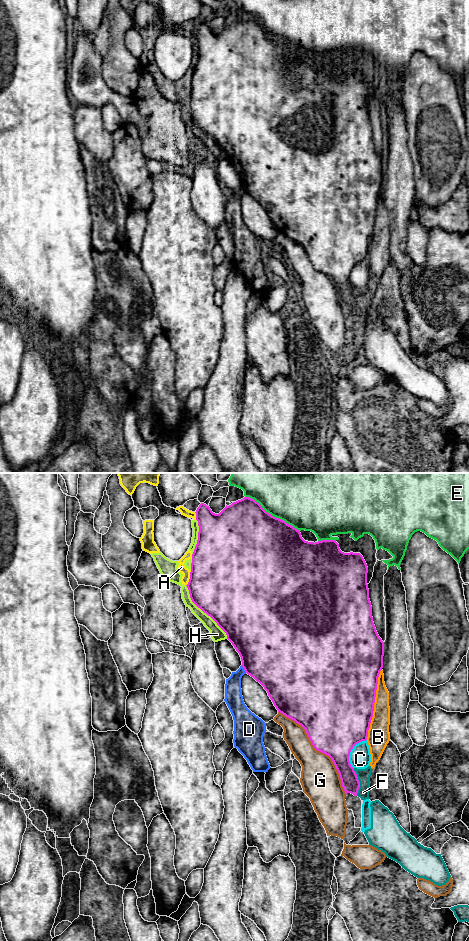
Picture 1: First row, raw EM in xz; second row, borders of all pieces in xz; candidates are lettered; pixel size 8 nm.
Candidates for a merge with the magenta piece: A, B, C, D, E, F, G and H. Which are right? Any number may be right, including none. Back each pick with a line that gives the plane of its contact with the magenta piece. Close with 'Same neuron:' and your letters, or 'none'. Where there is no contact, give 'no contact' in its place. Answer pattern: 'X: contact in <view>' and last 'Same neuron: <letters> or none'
Same neuron: none

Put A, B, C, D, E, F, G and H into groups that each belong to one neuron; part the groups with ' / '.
A H / B / C F / D / E / G

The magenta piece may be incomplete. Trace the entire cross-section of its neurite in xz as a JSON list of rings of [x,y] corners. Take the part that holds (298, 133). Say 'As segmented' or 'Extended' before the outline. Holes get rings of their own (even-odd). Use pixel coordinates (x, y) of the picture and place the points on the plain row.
As segmented. [[[244,17],[229,26],[226,25],[219,34],[213,33],[209,26],[201,23],[195,33],[199,52],[197,64],[192,74],[190,99],[186,105],[192,122],[210,136],[226,153],[227,159],[241,177],[245,192],[264,207],[278,232],[301,245],[314,268],[332,279],[345,314],[351,313],[357,316],[360,302],[350,284],[349,276],[356,264],[367,260],[384,176],[384,162],[379,157],[373,142],[367,104],[368,87],[363,76],[360,73],[342,72],[336,60],[322,60],[315,63],[305,61],[299,50],[272,36],[258,22],[249,17]]]

